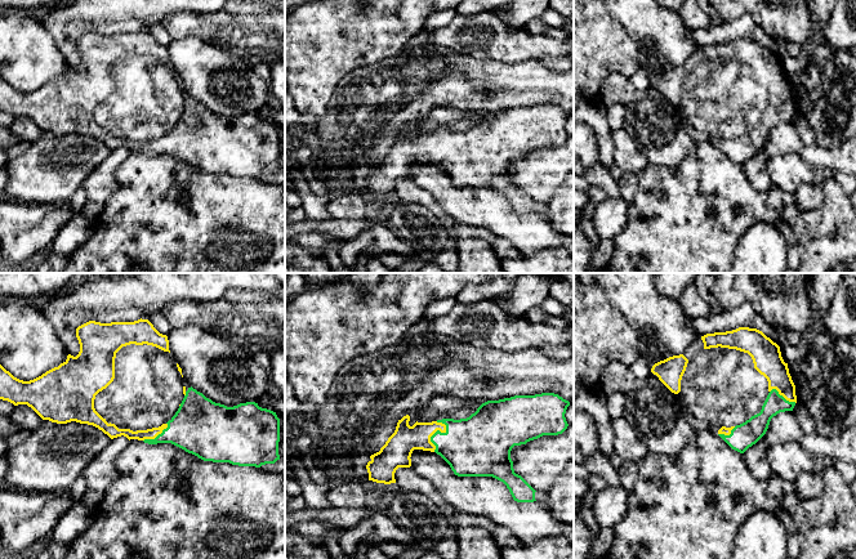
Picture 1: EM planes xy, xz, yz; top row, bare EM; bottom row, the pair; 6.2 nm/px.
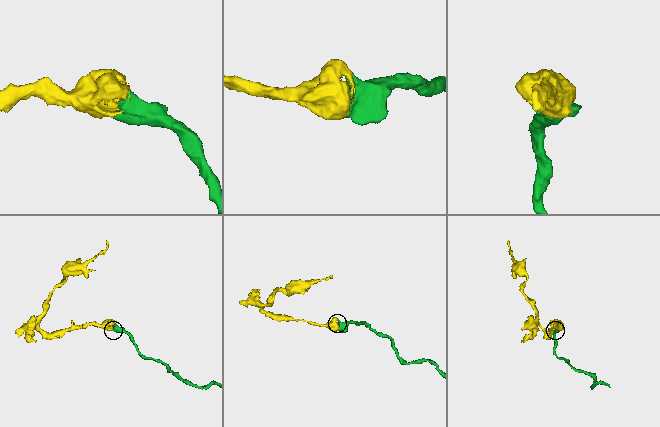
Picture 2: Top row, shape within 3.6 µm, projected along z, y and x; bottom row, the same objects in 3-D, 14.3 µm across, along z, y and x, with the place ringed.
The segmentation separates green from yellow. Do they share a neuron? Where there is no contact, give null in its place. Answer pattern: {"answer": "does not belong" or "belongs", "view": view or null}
{"answer": "belongs", "view": "xz"}

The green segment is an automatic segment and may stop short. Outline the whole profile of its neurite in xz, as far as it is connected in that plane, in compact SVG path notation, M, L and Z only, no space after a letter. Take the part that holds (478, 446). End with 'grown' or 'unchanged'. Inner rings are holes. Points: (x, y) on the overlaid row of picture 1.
M541 393L487 401L469 417L460 420L416 421L410 426L410 416L406 415L398 420L394 433L380 451L370 456L371 460L366 465L369 480L396 483L396 470L410 468L413 451L423 450L440 455L458 477L492 477L507 486L514 501L534 502L536 491L514 473L511 451L514 446L526 444L543 435L562 434L569 426L565 417L569 406L570 402L558 394Z; grown

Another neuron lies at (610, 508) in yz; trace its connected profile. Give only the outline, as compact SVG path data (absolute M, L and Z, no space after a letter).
M607 486L597 491L593 504L593 515L599 528L612 529L625 519L629 496L630 492L623 486Z

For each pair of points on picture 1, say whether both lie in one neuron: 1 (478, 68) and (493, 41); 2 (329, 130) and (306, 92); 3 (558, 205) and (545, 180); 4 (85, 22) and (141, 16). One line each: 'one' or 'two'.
1: two
2: two
3: two
4: one

